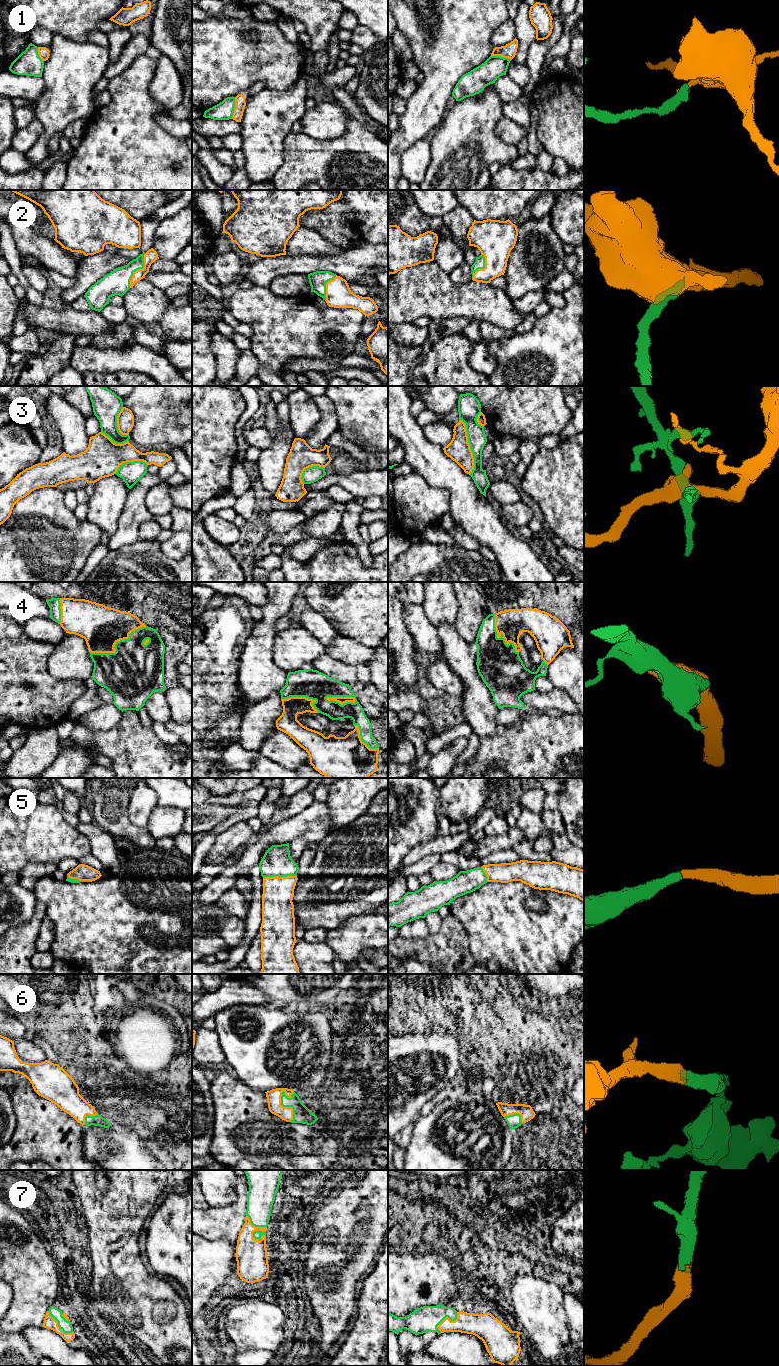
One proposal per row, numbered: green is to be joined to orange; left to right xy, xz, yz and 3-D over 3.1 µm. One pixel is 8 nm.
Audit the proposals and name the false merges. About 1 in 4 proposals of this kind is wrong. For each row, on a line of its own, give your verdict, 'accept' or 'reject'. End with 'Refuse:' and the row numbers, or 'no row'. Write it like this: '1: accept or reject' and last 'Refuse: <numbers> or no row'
1: reject
2: accept
3: reject
4: accept
5: accept
6: accept
7: accept
Refuse: 1, 3

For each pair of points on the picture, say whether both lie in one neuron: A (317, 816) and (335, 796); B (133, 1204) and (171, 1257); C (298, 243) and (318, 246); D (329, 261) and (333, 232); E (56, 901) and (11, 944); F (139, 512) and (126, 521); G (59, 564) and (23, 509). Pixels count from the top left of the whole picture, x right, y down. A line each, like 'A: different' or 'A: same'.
A: different
B: different
C: same
D: different
E: different
F: same
G: same

